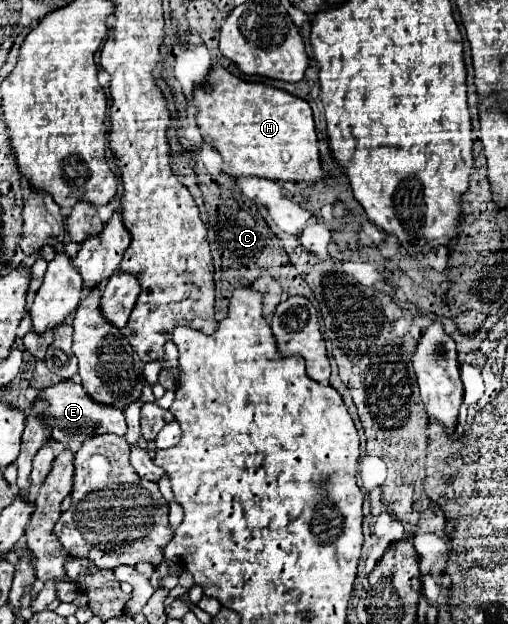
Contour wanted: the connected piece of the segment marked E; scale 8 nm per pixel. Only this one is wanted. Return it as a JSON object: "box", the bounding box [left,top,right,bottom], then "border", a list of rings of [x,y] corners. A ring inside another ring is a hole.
{"box":[38,381,126,443],"border":[[[60,381],[52,387],[40,389],[38,397],[40,401],[48,403],[48,409],[44,411],[44,419],[50,427],[50,437],[60,441],[60,443],[70,443],[70,441],[86,441],[94,435],[102,435],[102,433],[114,433],[114,435],[126,435],[126,421],[124,421],[124,413],[116,407],[108,407],[108,405],[100,405],[96,401],[92,401],[84,387],[74,383],[74,381]]]}

